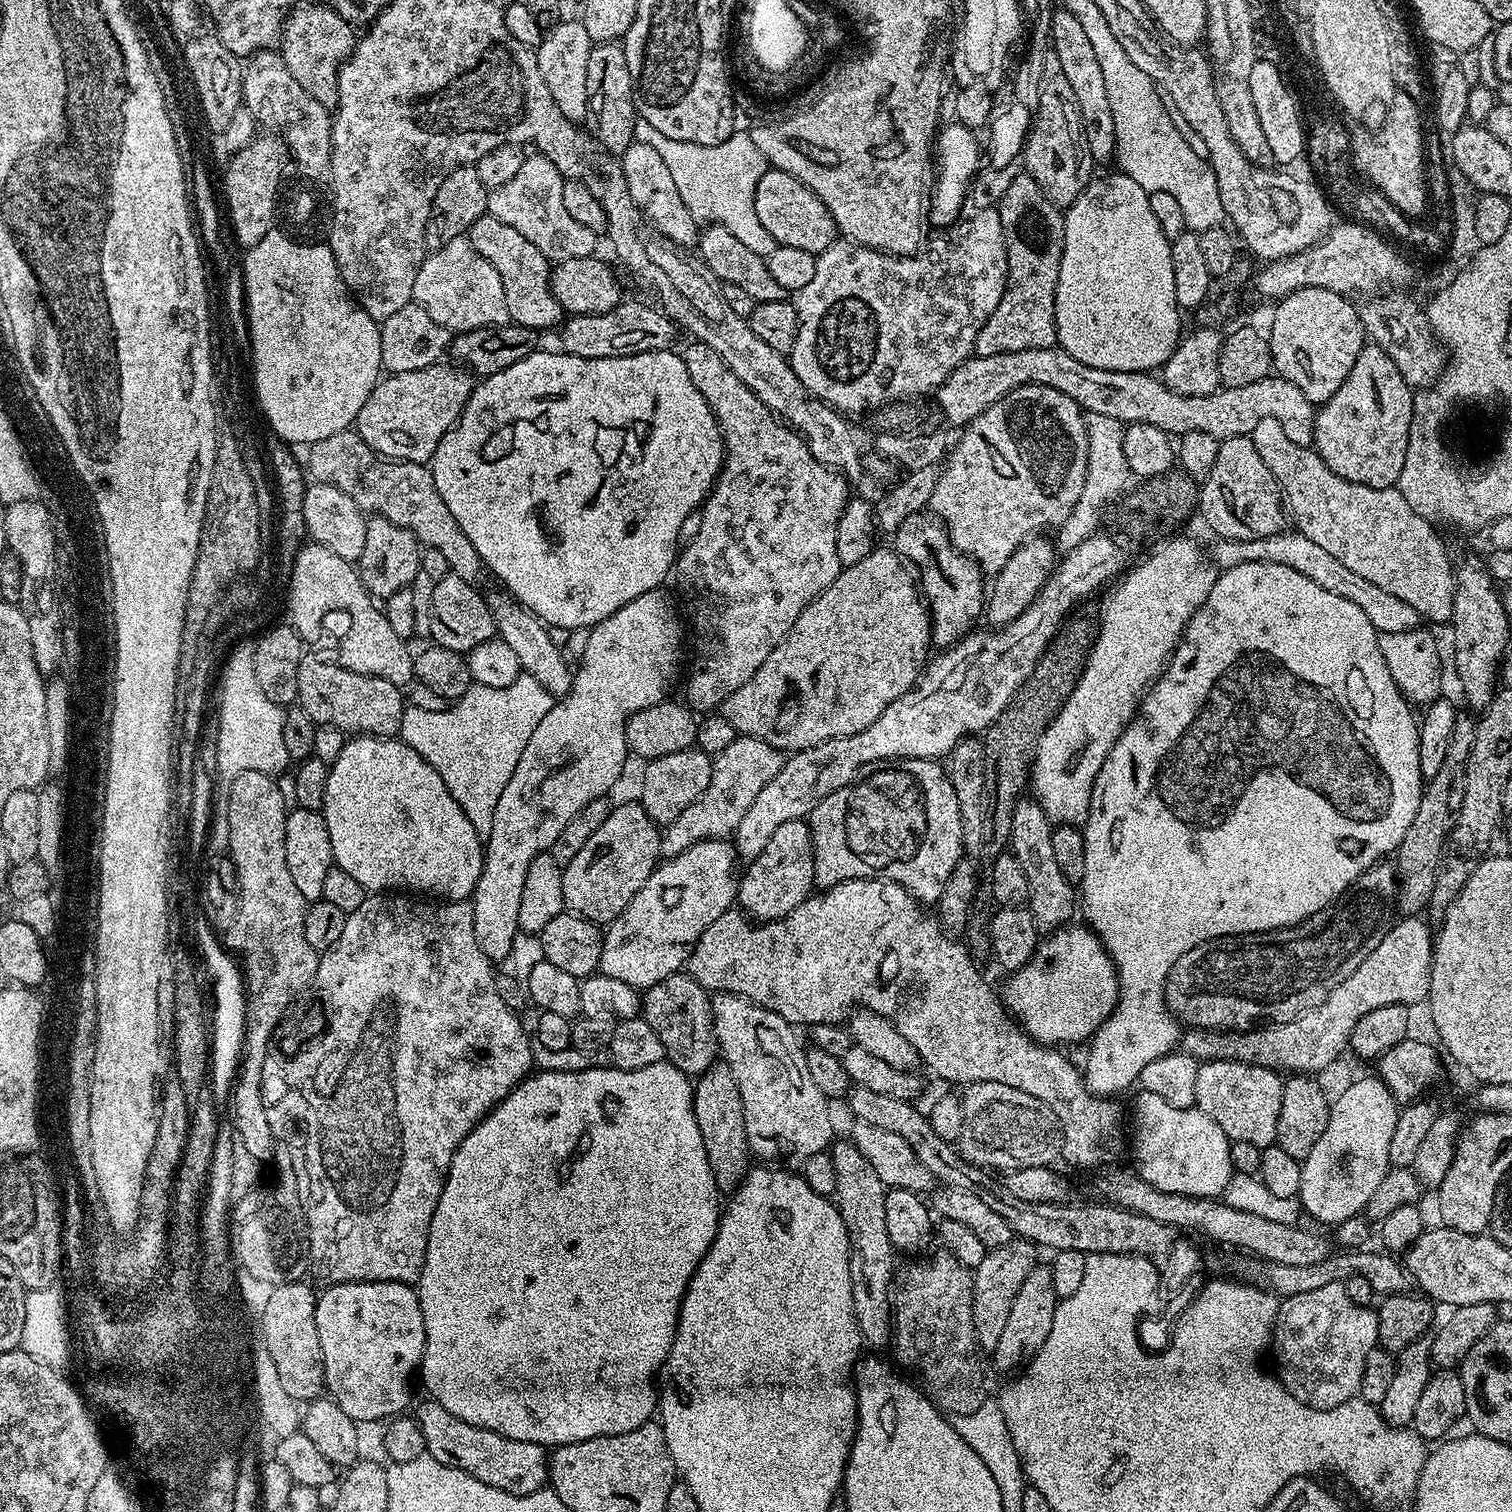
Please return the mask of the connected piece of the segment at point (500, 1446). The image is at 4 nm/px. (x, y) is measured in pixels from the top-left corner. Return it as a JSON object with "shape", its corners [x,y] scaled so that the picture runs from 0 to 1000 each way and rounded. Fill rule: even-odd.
{"shape":[[[283,925],[281,927],[281,929],[274,929],[274,938],[279,946],[282,962],[292,967],[292,970],[302,971],[316,978],[316,980],[321,980],[321,983],[327,983],[329,985],[343,989],[353,988],[363,981],[364,960],[360,956],[343,954],[327,946],[311,943],[311,940],[300,938],[300,935],[298,935],[298,933],[295,933],[295,930],[292,930],[289,926]]]}

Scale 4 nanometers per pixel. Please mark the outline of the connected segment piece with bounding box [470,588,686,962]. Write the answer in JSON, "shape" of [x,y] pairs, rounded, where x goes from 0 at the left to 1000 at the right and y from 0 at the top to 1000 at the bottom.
{"shape":[[[433,389],[422,396],[419,396],[419,398],[411,401],[411,403],[403,406],[403,409],[401,409],[397,413],[392,414],[389,419],[388,433],[385,433],[384,438],[380,442],[378,448],[378,456],[366,465],[364,472],[361,472],[361,475],[358,475],[358,478],[356,478],[353,485],[351,485],[351,491],[348,491],[348,496],[345,496],[345,501],[343,501],[343,507],[340,507],[340,512],[337,512],[337,517],[335,517],[335,522],[332,522],[332,528],[329,528],[329,533],[327,533],[327,546],[321,552],[319,578],[316,581],[315,587],[311,593],[312,609],[313,610],[313,620],[316,620],[316,626],[323,632],[323,635],[330,636],[330,635],[335,634],[339,630],[339,624],[341,623],[341,619],[343,620],[344,616],[344,613],[343,612],[343,599],[345,597],[345,586],[348,583],[348,575],[351,575],[351,570],[353,570],[353,567],[356,564],[365,562],[366,554],[369,554],[369,552],[372,552],[372,548],[374,547],[374,544],[377,544],[377,541],[380,541],[380,538],[382,538],[382,536],[385,536],[385,533],[388,533],[392,529],[396,529],[403,526],[402,523],[407,520],[407,515],[413,511],[413,505],[417,503],[417,495],[414,491],[414,485],[413,485],[413,480],[415,479],[416,474],[419,471],[427,470],[440,462],[440,458],[439,458],[439,454],[447,447],[447,438],[450,437],[449,426],[452,423],[453,425],[454,423],[453,419],[452,421],[450,419],[450,413],[451,415],[450,405],[448,404],[446,397],[445,399],[444,396],[439,392],[439,390]]]}

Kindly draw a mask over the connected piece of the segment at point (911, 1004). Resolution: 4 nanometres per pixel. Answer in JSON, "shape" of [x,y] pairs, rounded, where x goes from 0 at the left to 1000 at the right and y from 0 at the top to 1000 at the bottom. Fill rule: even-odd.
{"shape":[[[560,582],[547,588],[544,591],[535,592],[534,595],[531,595],[522,606],[519,606],[517,608],[498,610],[489,602],[482,602],[480,604],[478,604],[478,607],[472,607],[472,610],[470,610],[470,612],[467,612],[464,620],[462,620],[455,634],[454,643],[461,648],[468,657],[484,656],[487,659],[493,659],[493,661],[498,661],[501,665],[515,671],[522,679],[527,679],[526,677],[535,679],[542,677],[555,678],[567,665],[569,667],[575,667],[575,669],[585,672],[593,679],[594,684],[597,684],[597,687],[599,687],[599,689],[602,689],[602,692],[604,692],[604,694],[608,698],[608,704],[610,706],[614,706],[620,714],[625,714],[627,717],[635,717],[634,718],[646,717],[647,716],[663,716],[665,718],[671,718],[671,721],[676,721],[676,724],[684,724],[684,726],[692,729],[692,731],[694,731],[694,734],[697,734],[697,737],[701,739],[701,747],[704,749],[702,765],[704,768],[706,767],[708,769],[712,770],[714,772],[725,772],[724,774],[730,774],[733,771],[740,771],[741,769],[741,765],[743,761],[743,763],[745,761],[745,746],[743,749],[742,735],[737,730],[739,728],[724,724],[720,720],[715,707],[712,704],[711,706],[701,696],[703,695],[700,692],[687,690],[677,682],[677,679],[673,679],[670,673],[665,669],[662,659],[659,657],[658,659],[657,657],[653,656],[653,649],[648,646],[647,642],[643,638],[643,635],[640,633],[641,628],[637,624],[633,623],[628,619],[624,613],[622,612],[621,608],[617,604],[616,606],[614,603],[616,603],[612,602],[612,599],[603,593],[597,586],[592,585],[591,582]]]}

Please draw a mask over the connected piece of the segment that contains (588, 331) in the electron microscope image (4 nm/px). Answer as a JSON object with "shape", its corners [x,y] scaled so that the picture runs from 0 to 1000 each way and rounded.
{"shape":[[[413,198],[409,202],[406,202],[406,205],[401,205],[398,208],[376,208],[372,212],[370,220],[370,229],[378,235],[406,237],[416,235],[420,233],[438,233],[444,231],[448,217],[436,203],[431,204],[423,198]]]}

